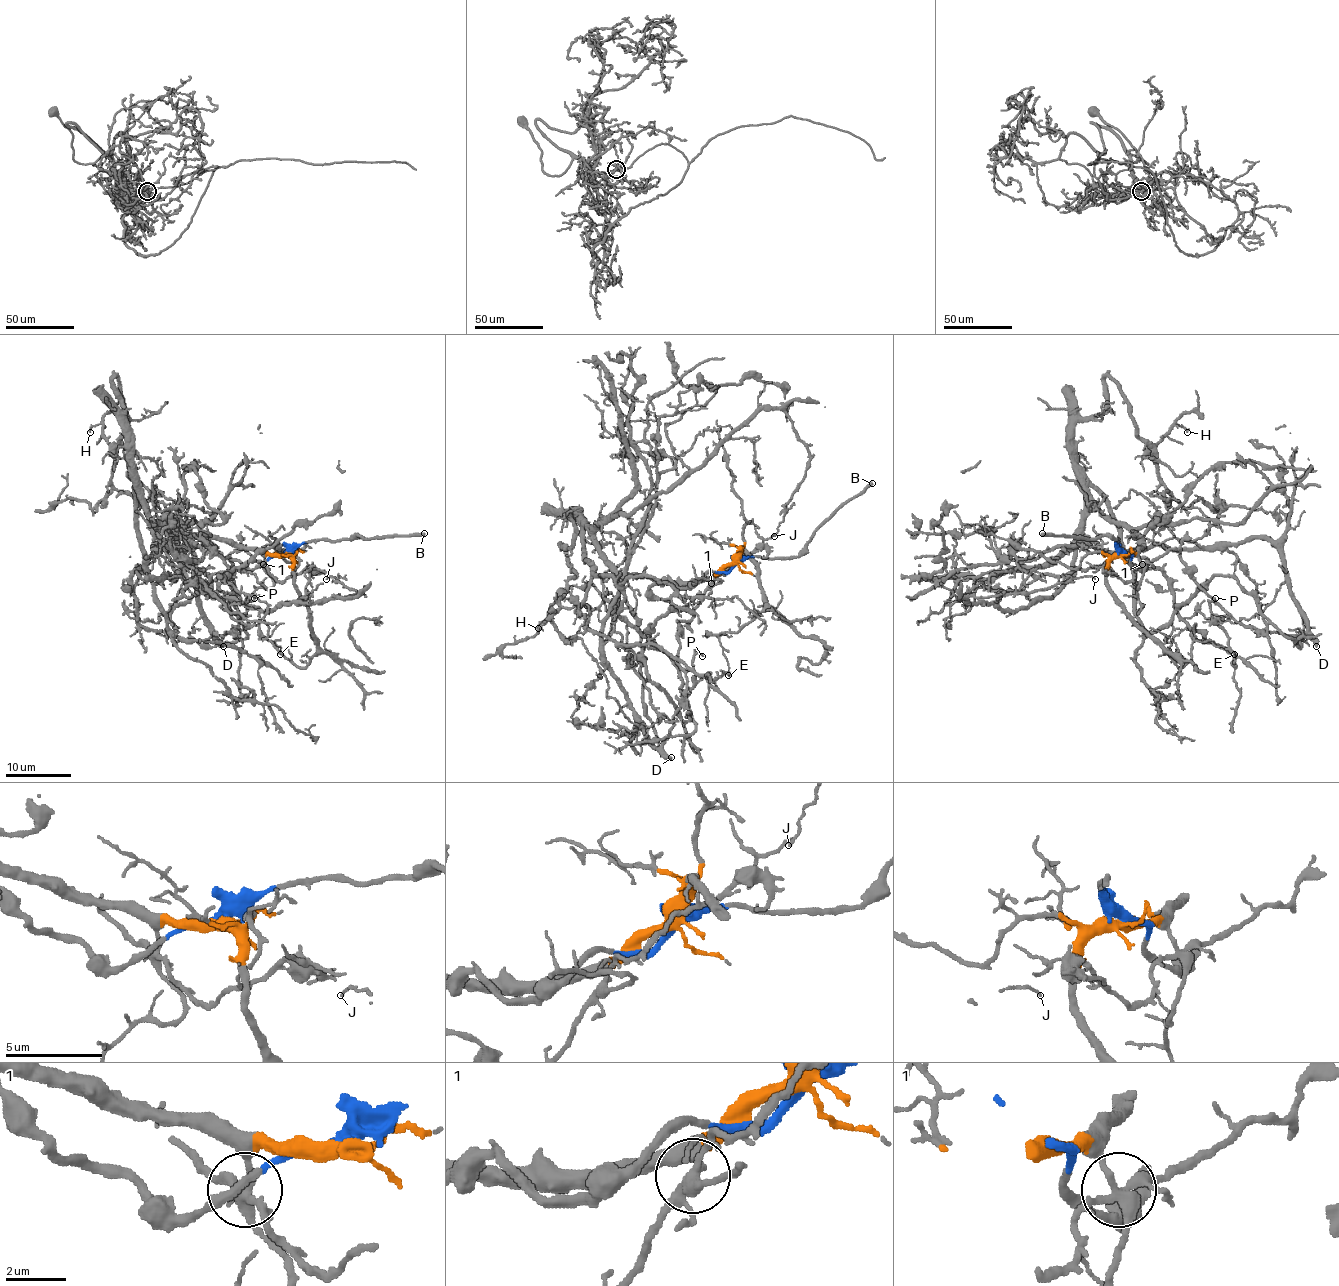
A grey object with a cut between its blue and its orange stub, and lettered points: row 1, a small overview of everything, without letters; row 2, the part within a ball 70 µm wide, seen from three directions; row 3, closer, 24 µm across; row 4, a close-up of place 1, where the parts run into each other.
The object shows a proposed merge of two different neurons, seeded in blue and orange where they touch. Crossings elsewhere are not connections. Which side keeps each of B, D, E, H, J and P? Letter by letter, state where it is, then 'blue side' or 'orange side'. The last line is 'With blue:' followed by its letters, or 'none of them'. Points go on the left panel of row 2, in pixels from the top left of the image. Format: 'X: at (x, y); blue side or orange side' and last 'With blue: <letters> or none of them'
B: at (424, 533); blue side
D: at (223, 646); blue side
E: at (280, 654); orange side
H: at (90, 432); orange side
J: at (326, 579); orange side
P: at (254, 598); blue side
With blue: B, D, P

